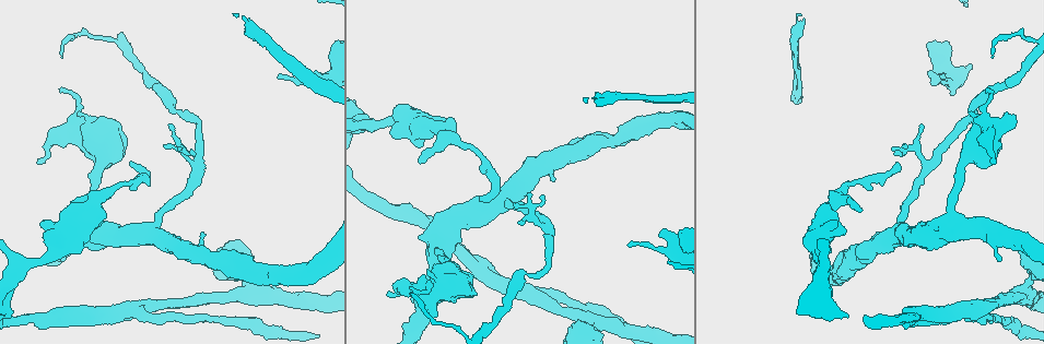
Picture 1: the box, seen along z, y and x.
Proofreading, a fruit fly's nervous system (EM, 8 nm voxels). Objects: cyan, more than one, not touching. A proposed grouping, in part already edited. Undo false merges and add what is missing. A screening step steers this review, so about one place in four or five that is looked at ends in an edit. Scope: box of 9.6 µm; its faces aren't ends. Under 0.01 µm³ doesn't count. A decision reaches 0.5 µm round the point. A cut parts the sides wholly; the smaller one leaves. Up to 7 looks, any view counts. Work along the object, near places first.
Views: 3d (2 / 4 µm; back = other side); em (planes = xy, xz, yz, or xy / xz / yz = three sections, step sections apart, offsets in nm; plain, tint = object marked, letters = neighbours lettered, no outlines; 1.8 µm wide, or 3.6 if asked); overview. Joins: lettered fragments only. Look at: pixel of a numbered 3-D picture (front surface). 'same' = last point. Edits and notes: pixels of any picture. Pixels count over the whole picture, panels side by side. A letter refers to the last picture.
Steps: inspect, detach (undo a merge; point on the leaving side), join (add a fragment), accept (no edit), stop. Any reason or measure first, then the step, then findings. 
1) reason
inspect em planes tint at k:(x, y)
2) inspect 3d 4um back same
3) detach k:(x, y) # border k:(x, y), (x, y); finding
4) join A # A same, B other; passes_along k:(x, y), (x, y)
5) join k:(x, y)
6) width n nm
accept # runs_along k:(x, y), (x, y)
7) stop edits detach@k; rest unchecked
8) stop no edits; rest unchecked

three arms meet
inspect 3d 4um at 1:(432, 253)

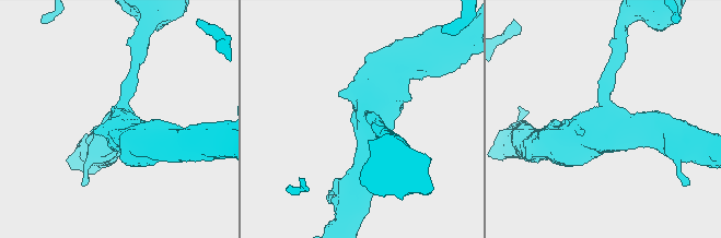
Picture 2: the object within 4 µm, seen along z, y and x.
arms 3; arm_widths 190, 400, 650 nm
inspect em 3.6um planes letters at 2:(119, 117)

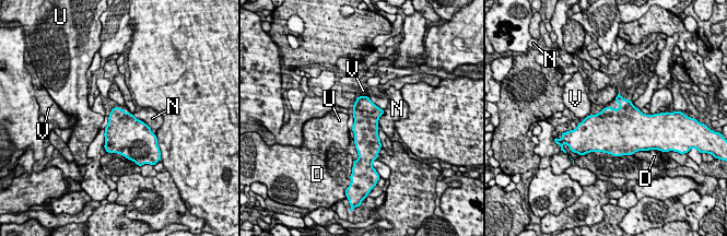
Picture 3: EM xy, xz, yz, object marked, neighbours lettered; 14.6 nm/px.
longest_contact N 420 nm
accept # D other, N other, U other, V other; border 3:(131, 114), (142, 120), (152, 132); one neuron here

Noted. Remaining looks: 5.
a narrow waist
inspect em xz step 16 letters at 1:(974, 109)

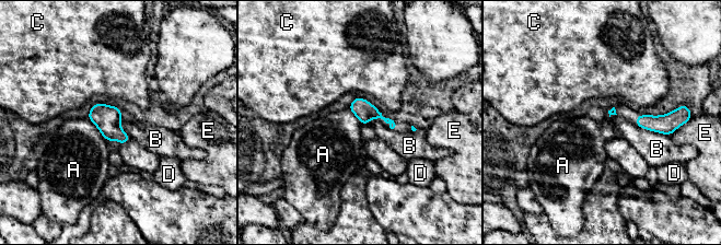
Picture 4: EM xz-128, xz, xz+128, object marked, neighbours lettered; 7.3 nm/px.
longest_contact B 280 nm
accept # A other, B other, C other, D other, E other; border 4:(86, 116), (107, 142); all the same neuron

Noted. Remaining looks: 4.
an open end
inspect em planes letters at 1:(419, 162)

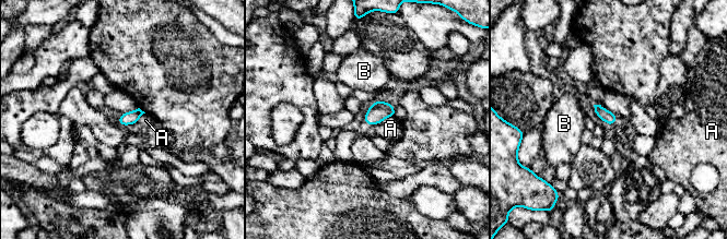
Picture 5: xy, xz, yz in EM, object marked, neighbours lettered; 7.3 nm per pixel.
accept # A other, B other; border 5:(395, 115), (385, 118), (372, 127); none of them fits

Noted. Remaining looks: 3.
stop no edits; rest unchecked

